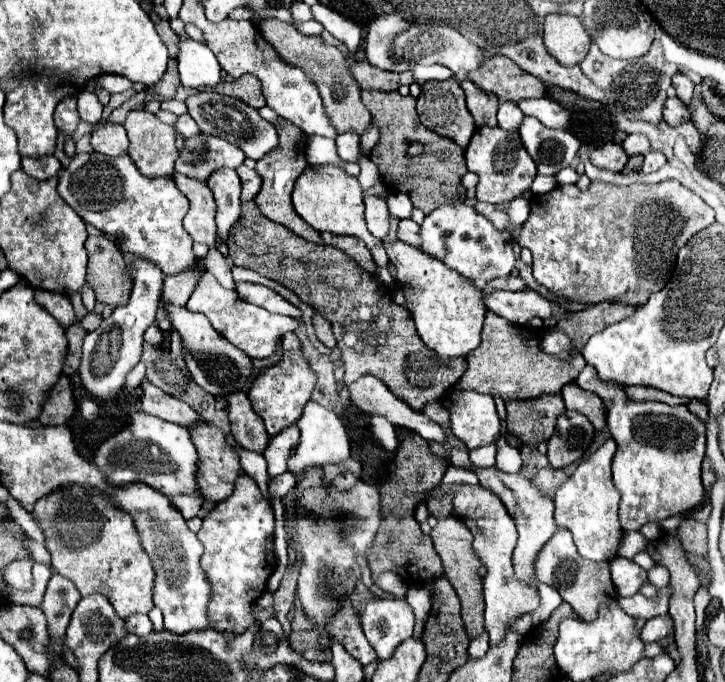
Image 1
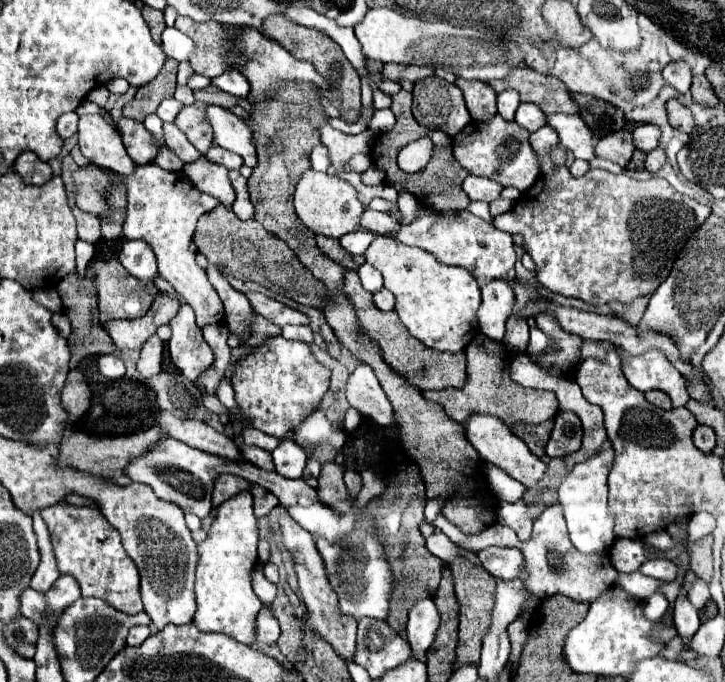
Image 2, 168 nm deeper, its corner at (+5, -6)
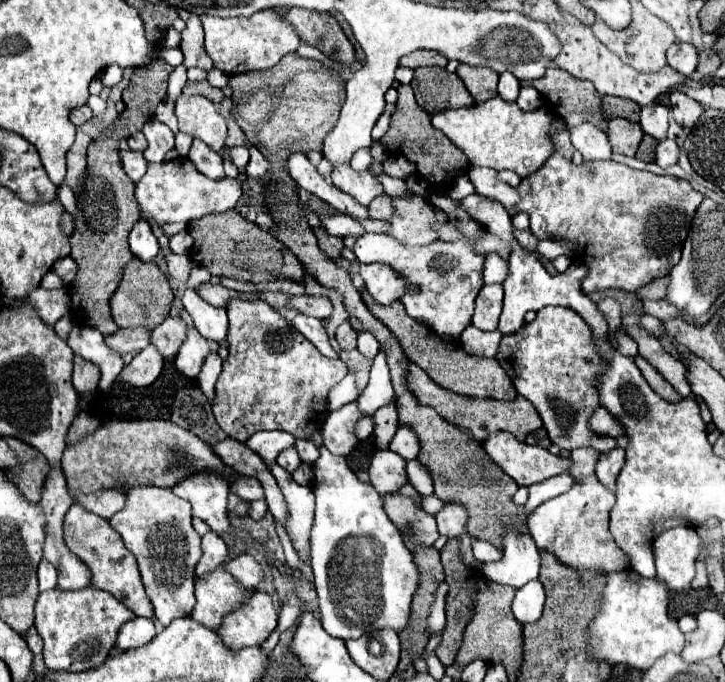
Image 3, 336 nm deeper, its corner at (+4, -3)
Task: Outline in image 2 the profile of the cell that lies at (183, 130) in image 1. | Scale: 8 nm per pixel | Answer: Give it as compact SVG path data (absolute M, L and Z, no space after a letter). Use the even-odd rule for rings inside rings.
M198 104L184 106L176 116L176 126L186 134L186 138L194 144L194 148L200 154L206 154L206 150L212 148L214 134L202 106Z

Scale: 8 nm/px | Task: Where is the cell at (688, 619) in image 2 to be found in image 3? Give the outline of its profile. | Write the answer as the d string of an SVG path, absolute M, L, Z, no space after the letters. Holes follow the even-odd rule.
M673 527L653 541L657 581L675 593L687 593L695 577L701 539L693 527Z

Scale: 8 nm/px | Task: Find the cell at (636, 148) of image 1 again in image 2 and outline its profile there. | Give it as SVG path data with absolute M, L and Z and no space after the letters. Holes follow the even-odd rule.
M640 124L634 130L634 146L642 152L650 152L658 146L660 140L660 128L654 124Z

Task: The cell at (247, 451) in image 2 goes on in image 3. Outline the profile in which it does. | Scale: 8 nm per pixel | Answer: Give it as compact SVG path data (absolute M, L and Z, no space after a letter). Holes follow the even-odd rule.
M277 463L269 465L271 475L277 485L283 489L285 501L289 505L287 533L293 541L293 547L299 551L303 561L309 561L309 527L313 523L313 491L311 487L297 485L289 471L279 467Z

